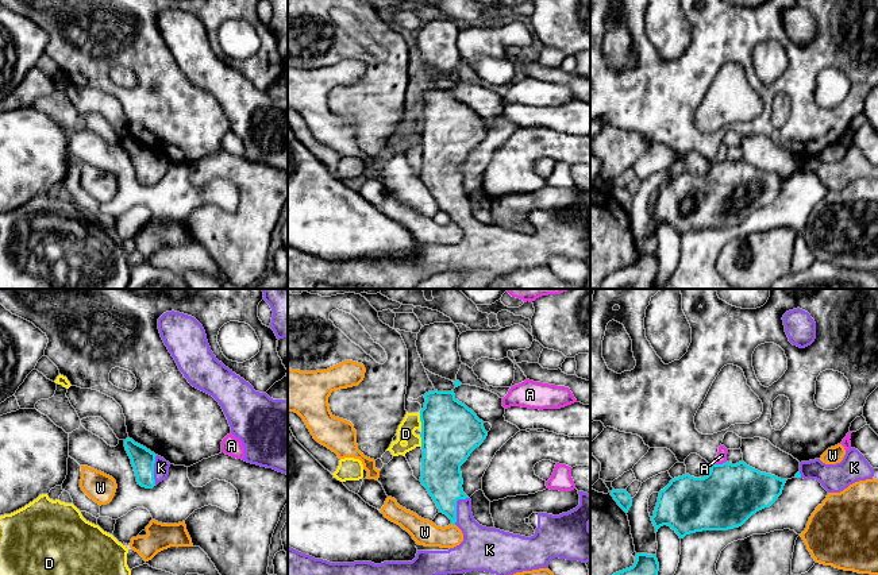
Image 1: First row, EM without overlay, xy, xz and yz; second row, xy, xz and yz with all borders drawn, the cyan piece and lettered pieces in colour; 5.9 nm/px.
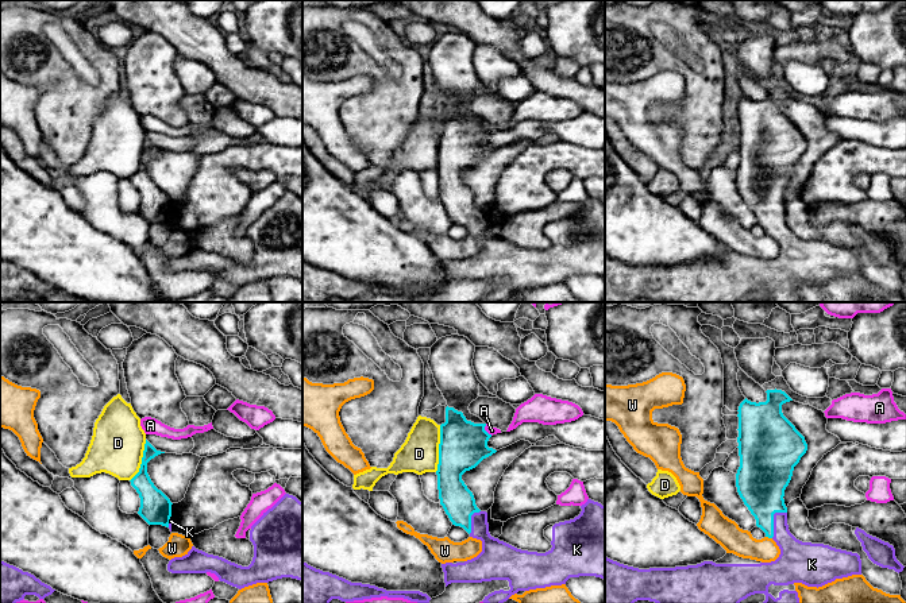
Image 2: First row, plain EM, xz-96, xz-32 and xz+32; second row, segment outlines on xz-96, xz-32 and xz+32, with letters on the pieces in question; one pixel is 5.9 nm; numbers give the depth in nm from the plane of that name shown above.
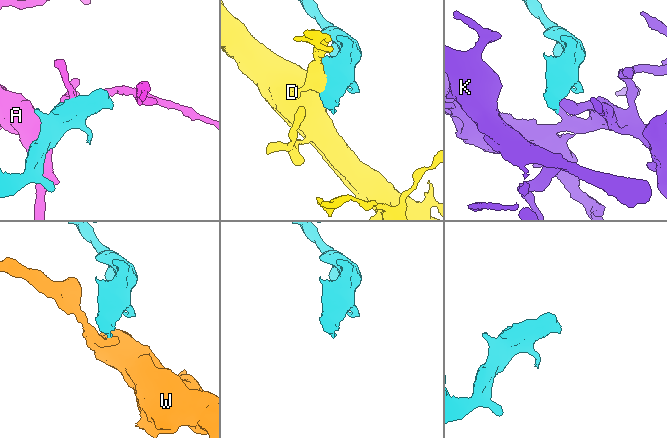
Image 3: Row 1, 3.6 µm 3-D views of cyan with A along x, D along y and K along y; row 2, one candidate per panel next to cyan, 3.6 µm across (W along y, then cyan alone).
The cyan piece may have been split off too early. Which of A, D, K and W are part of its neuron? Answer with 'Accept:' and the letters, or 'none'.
Accept: K

